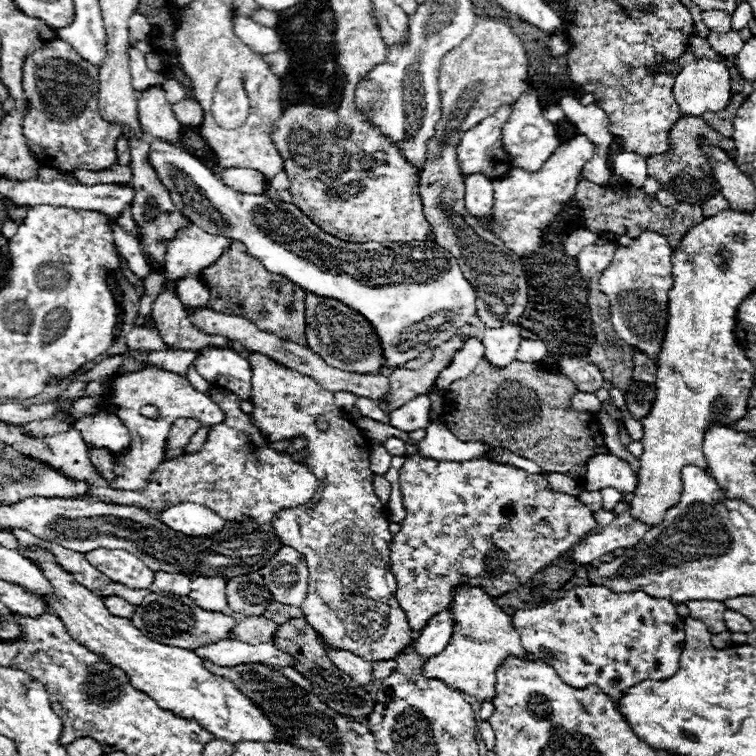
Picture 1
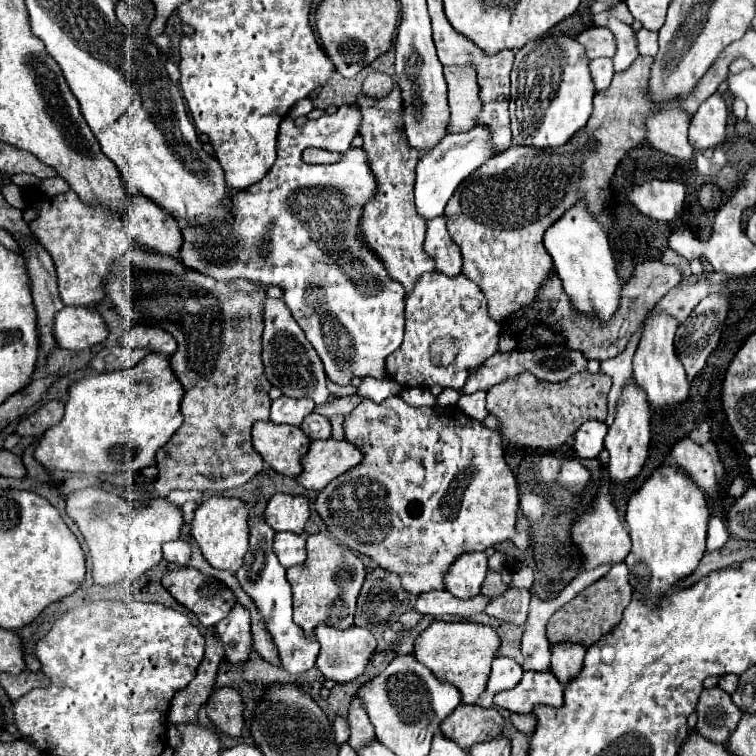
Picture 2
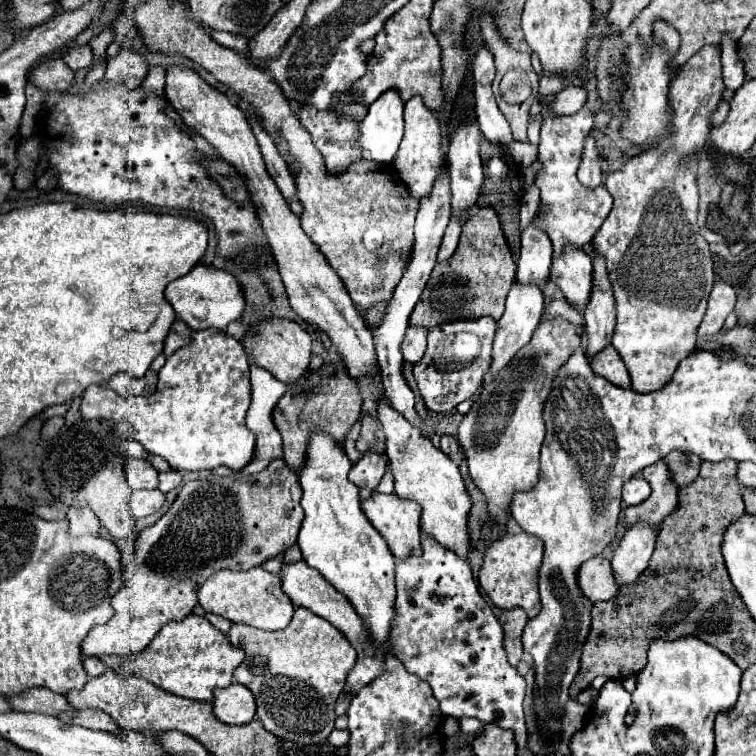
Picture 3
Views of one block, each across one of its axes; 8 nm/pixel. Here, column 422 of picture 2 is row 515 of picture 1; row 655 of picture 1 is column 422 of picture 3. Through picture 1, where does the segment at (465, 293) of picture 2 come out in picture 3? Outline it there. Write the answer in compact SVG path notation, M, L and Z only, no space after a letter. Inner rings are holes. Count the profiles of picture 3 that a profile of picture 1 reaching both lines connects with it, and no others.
M488 316L478 320L456 320L428 328L426 352L412 368L412 376L428 410L452 412L460 402L470 400L476 394L484 374L492 364L494 334L496 322Z

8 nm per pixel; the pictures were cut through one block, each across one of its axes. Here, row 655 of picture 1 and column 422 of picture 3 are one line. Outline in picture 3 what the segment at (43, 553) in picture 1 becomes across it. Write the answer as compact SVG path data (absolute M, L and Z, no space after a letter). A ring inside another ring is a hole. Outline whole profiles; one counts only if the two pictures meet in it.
M414 96L412 100L406 102L404 120L406 120L406 130L404 130L404 138L402 138L402 144L400 144L394 164L404 174L410 194L414 198L422 198L430 192L430 188L440 172L440 164L442 164L440 126L438 126L438 120L434 118L434 112L424 104L422 96Z

